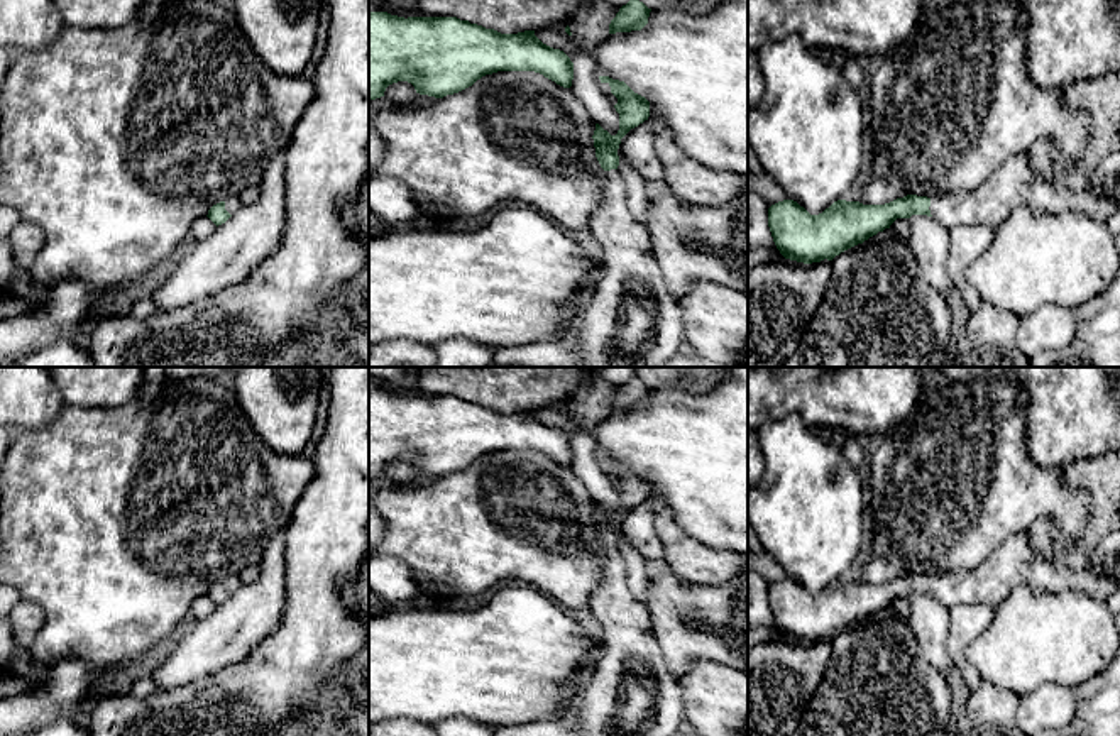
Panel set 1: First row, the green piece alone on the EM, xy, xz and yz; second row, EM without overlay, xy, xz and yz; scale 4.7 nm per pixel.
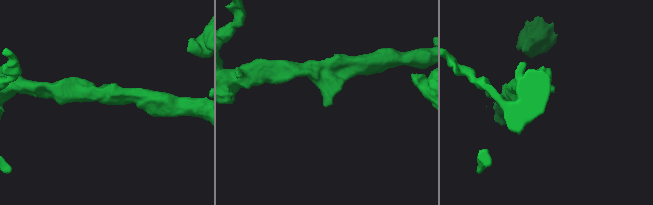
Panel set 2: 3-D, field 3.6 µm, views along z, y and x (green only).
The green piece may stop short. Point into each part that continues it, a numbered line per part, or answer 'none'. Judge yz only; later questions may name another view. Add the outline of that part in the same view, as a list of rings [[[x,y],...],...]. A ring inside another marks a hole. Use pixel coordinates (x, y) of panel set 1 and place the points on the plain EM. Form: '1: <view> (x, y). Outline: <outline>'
1: yz (1092, 569). Outline: [[[1120,530],[1095,545],[1062,545],[1057,557],[1035,555],[1027,535],[1018,535],[976,568],[931,577],[931,594],[944,607],[988,604],[996,607],[1018,585],[1039,592],[1078,590],[1106,602],[1120,590]]]

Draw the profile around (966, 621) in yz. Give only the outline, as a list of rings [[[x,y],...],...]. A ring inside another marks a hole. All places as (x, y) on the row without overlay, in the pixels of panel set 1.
[[[956,604],[949,611],[946,651],[963,673],[969,690],[975,690],[981,677],[966,658],[966,648],[983,634],[995,614],[995,607],[988,604]]]

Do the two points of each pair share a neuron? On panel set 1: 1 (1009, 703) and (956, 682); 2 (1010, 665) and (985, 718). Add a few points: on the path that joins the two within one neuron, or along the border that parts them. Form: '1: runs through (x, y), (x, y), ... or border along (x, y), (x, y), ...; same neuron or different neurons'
1: border along (971, 691), (965, 704); different neurons
2: border along (982, 679), (1009, 689), (1017, 697); different neurons

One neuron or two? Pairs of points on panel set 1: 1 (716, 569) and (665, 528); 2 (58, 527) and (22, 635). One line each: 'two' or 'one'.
1: one
2: two

